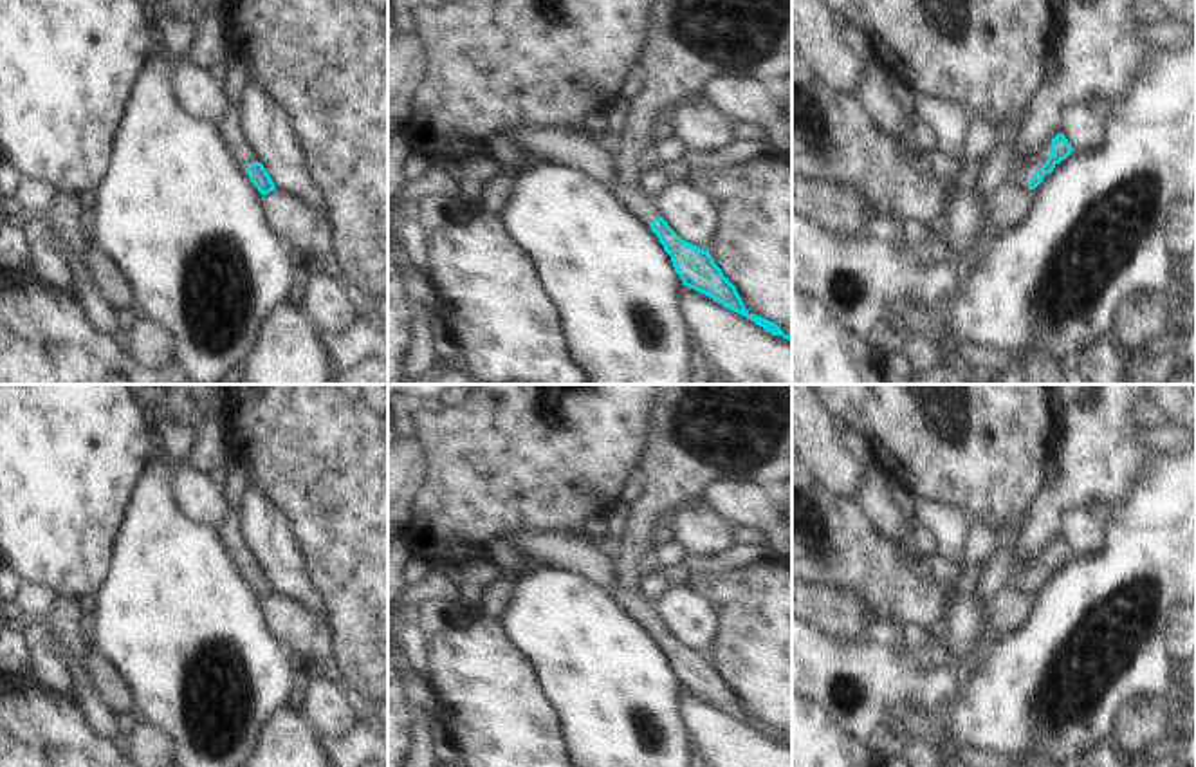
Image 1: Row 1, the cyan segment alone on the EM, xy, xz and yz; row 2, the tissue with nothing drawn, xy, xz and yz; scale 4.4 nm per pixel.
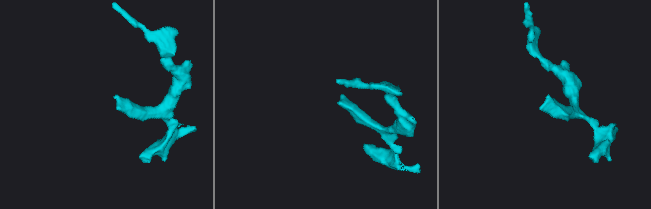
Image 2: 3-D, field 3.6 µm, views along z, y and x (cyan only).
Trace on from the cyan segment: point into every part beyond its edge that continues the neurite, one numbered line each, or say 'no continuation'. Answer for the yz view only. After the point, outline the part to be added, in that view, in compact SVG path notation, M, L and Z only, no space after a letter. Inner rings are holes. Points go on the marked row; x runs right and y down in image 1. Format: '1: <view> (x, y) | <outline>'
1: yz (1020, 175) | M1052 135L1032 157L1028 157L1023 164L1016 164L1010 171L1008 182L1028 189L1030 177L1046 162L1052 150Z

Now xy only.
1: xy (231, 130) | M238 49L231 51L227 65L229 72L224 81L224 90L229 101L229 112L216 128L222 139L229 144L235 161L245 170L249 164L256 162L256 153L253 152L242 126L242 94L249 85L251 65Z

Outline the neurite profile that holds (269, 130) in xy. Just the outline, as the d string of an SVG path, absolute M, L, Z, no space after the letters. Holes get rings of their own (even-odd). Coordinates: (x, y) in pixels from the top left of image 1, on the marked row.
M253 83L242 94L242 126L256 161L263 164L276 189L301 199L325 218L323 193L308 171L290 119L272 96Z

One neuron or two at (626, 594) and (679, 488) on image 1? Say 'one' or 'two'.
one

